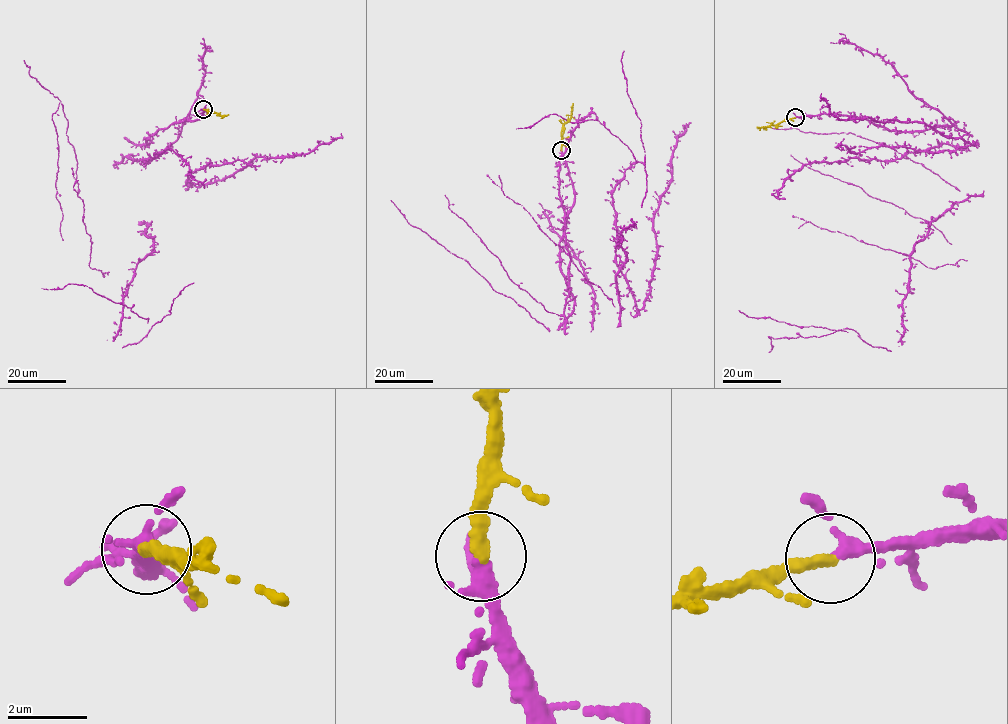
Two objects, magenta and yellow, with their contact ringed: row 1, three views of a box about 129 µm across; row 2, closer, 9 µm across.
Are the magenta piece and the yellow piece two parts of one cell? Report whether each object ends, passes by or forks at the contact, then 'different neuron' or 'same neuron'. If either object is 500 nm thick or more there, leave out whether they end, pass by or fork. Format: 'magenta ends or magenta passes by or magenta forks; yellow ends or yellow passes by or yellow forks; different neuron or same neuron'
magenta forks; yellow ends; same neuron

